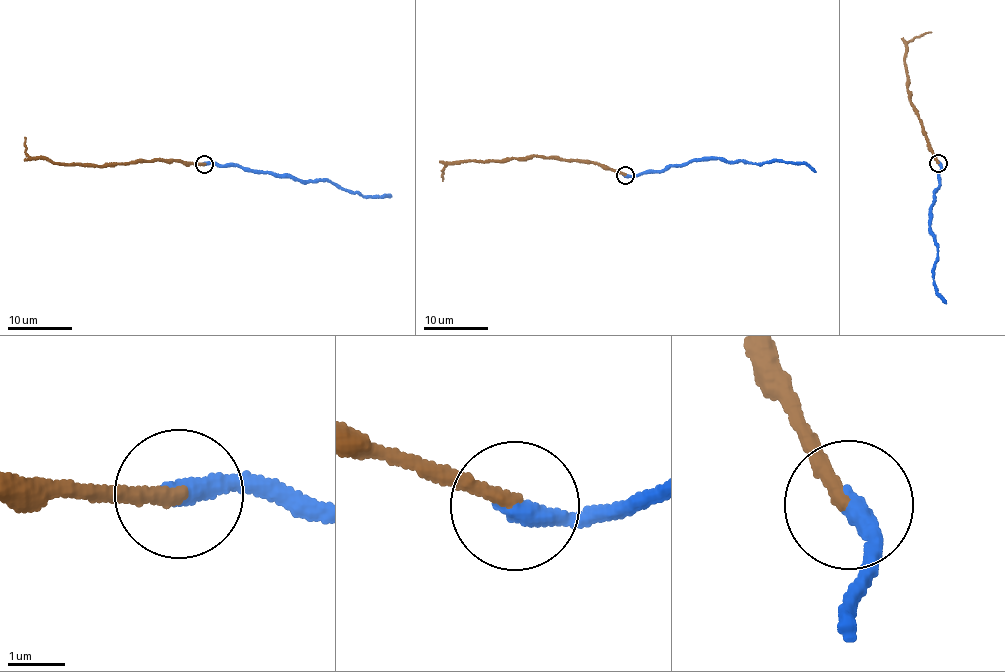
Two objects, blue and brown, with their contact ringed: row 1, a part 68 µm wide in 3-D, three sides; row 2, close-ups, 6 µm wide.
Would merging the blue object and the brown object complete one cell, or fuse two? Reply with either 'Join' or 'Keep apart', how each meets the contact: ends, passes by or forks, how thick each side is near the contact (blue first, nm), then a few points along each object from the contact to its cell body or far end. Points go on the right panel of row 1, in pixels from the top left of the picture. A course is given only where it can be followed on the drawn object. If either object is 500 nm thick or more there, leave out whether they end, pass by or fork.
Join. At the ring blue ends. At the ring brown ends. Thickness 360 nm (blue) against 240 nm. Course of blue: (939, 162), (940, 185), (930, 211), (937, 248), (932, 269), (936, 289), (945, 303). Course of brown: (939, 162), (910, 101), (904, 64), (905, 45), (914, 37), (931, 32)

